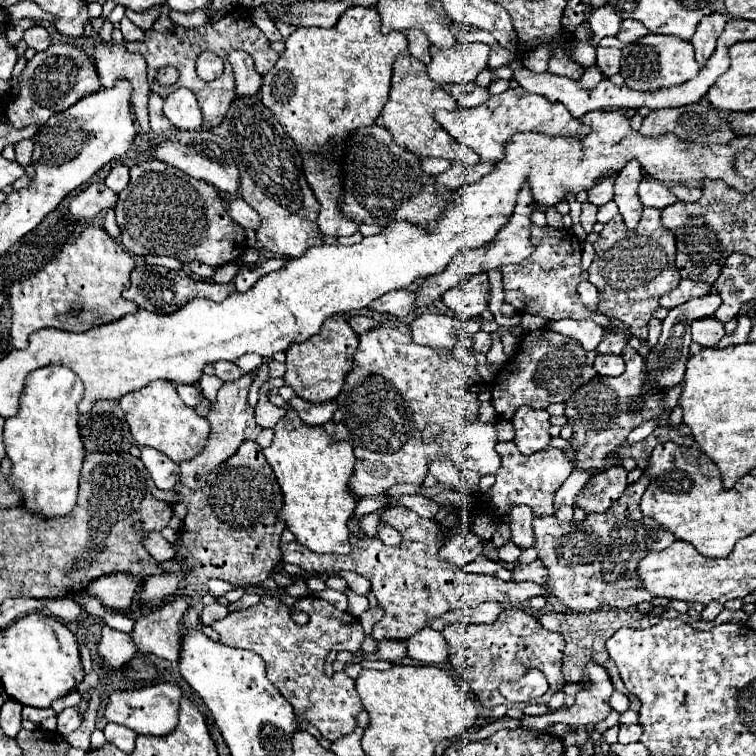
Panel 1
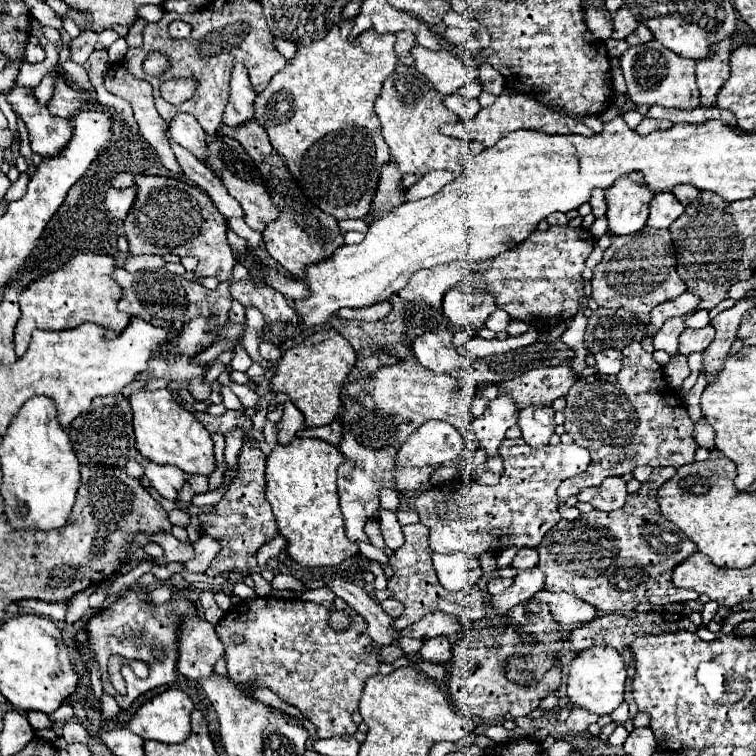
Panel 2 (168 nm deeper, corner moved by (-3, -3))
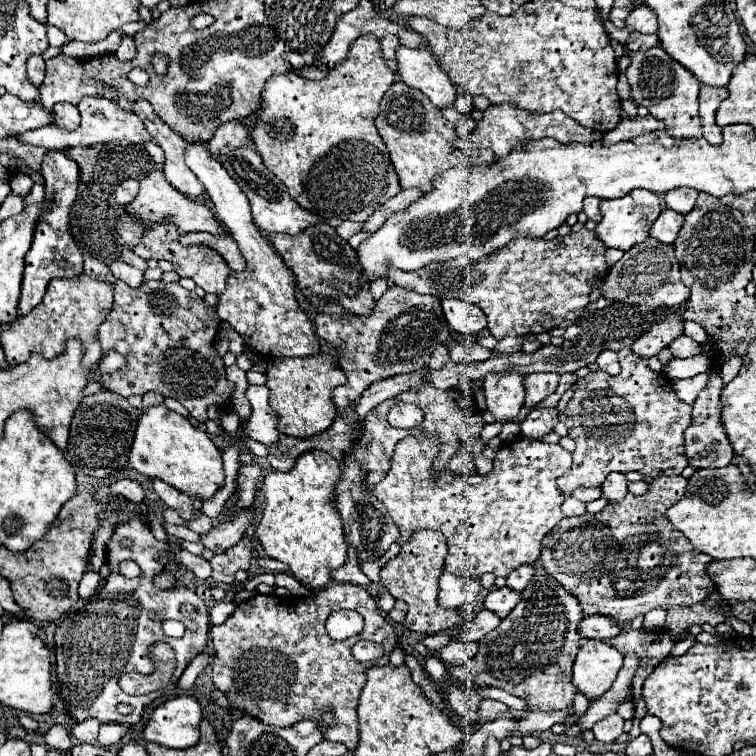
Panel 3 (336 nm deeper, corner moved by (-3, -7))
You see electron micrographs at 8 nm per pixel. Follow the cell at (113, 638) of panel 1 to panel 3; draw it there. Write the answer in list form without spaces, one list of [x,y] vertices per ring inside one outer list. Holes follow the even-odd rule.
[[[104,723],[100,725],[100,735],[98,735],[98,743],[104,747],[114,747],[120,743],[120,739],[126,735],[128,727],[120,725],[120,723]]]

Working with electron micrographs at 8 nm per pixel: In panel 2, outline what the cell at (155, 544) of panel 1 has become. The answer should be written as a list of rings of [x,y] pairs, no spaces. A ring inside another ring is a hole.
[[[158,533],[156,537],[152,537],[154,543],[158,543],[162,549],[164,549],[164,559],[166,563],[172,563],[172,561],[190,561],[194,557],[194,549],[190,543],[182,543],[178,541],[172,533]]]

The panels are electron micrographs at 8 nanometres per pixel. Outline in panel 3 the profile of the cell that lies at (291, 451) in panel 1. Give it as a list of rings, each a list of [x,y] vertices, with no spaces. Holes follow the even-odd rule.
[[[308,451],[296,459],[290,471],[266,473],[262,485],[266,507],[262,521],[256,529],[256,537],[260,539],[268,557],[286,563],[302,585],[314,589],[328,585],[328,573],[348,561],[344,527],[340,513],[334,505],[334,493],[340,475],[340,463],[330,453]]]

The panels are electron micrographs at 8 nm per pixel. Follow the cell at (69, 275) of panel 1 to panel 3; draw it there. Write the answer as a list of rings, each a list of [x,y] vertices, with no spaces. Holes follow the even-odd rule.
[[[86,273],[74,279],[52,279],[42,303],[36,305],[26,315],[26,319],[20,319],[16,325],[12,325],[2,333],[2,347],[8,363],[10,365],[24,363],[34,351],[46,357],[54,357],[62,351],[62,345],[70,337],[78,337],[86,349],[84,363],[94,365],[102,355],[102,347],[98,341],[98,327],[106,319],[106,313],[110,313],[112,301],[114,301],[112,285],[106,281],[92,279]]]

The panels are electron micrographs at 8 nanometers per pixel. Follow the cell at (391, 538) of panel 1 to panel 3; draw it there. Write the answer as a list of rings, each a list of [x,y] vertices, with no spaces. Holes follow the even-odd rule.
[[[434,433],[408,435],[404,437],[392,455],[392,465],[386,477],[374,487],[374,495],[386,505],[390,517],[400,529],[398,545],[406,543],[414,529],[438,529],[448,539],[448,555],[444,569],[458,575],[482,575],[494,573],[496,577],[508,577],[512,569],[524,563],[534,563],[540,557],[540,541],[554,529],[554,525],[564,517],[560,505],[564,495],[558,493],[556,479],[568,473],[572,467],[572,453],[560,445],[548,445],[544,441],[526,441],[526,437],[516,437],[504,443],[494,457],[494,471],[490,475],[478,475],[477,471],[465,476],[445,469],[440,477],[432,477],[432,463],[440,455],[442,441]]]

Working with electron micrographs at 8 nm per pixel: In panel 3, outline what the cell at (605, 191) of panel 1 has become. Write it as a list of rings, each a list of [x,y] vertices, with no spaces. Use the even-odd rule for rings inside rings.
[[[586,197],[584,199],[584,213],[588,215],[588,219],[592,219],[592,221],[600,221],[600,209],[598,209],[598,205],[600,205],[600,199],[598,197]]]

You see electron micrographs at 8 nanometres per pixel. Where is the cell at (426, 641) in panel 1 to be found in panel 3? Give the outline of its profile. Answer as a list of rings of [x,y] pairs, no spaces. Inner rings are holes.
[[[452,639],[448,645],[438,649],[436,657],[446,665],[462,665],[476,653],[476,643],[464,643],[458,639]]]

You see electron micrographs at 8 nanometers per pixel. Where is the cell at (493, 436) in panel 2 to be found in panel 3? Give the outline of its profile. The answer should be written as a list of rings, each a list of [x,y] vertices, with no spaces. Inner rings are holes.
[[[490,373],[484,379],[484,397],[488,411],[496,417],[498,423],[508,423],[518,417],[524,407],[524,377],[518,373]]]

